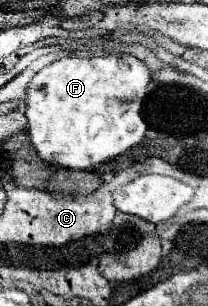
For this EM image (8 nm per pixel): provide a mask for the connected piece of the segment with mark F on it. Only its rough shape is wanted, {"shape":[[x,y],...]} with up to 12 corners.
{"shape":[[66,56],[32,78],[38,156],[90,170],[140,144],[152,72]]}

